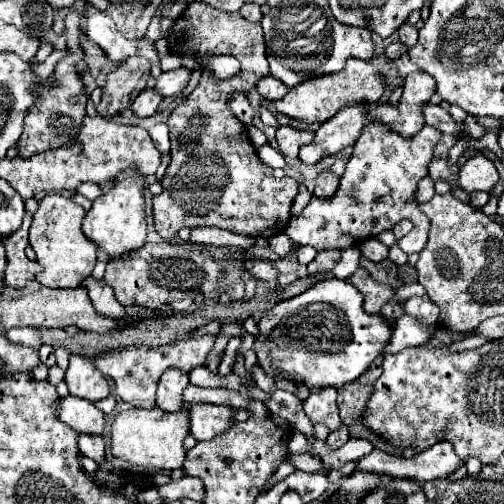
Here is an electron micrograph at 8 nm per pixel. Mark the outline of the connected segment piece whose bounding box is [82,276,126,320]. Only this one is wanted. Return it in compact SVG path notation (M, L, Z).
M90 276L90 278L86 278L82 282L82 286L88 288L88 296L90 296L90 300L92 300L98 314L108 316L112 320L122 320L124 318L126 310L124 310L124 306L120 306L120 302L116 300L116 296L114 296L114 292L112 292L112 288L108 284L104 284L102 280L96 282Z

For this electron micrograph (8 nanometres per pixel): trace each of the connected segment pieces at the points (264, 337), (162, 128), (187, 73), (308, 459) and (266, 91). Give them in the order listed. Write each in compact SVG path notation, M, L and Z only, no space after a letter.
M322 280L308 288L306 292L278 302L270 312L266 312L258 322L260 334L254 342L254 352L258 354L258 364L266 374L282 374L284 378L290 378L294 382L304 382L308 388L324 388L324 386L344 386L348 382L354 382L358 376L362 376L370 364L382 354L386 344L390 342L390 336L394 328L382 318L372 316L364 310L364 296L358 288L354 288L346 280Z
M162 123L154 124L149 129L149 134L154 144L156 144L156 148L162 154L170 151L169 128L167 125L163 125Z
M176 68L170 72L162 72L162 76L156 80L156 90L162 96L180 94L186 88L190 76L192 76L192 70L188 70L188 68Z
M288 452L286 460L294 462L294 466L298 470L306 470L306 472L326 472L326 464L320 458L312 456L312 454L292 454L292 452Z
M264 76L260 82L258 82L258 92L266 98L266 100L278 100L278 98L282 98L286 92L288 92L288 88L286 88L286 84L282 84L280 80L276 80L274 76Z

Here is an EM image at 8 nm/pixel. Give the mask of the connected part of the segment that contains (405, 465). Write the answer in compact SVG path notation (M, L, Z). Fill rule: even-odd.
M438 442L430 446L426 452L416 454L414 458L398 458L384 450L374 450L372 454L364 456L356 462L354 470L362 472L382 472L386 476L400 476L400 478L412 478L420 484L426 484L428 480L434 480L438 476L452 474L460 464L460 458L456 456L452 444Z

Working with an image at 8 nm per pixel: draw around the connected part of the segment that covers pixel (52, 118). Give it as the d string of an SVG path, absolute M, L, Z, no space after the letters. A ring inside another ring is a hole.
M80 44L80 48L68 48L73 51L64 56L56 70L54 70L54 78L58 80L58 86L54 86L52 90L44 90L40 88L40 104L30 108L26 120L24 120L24 132L20 136L20 140L16 142L18 146L18 154L22 158L32 156L34 152L44 152L50 148L58 148L60 144L66 144L66 140L72 140L74 134L78 134L78 128L82 126L82 118L86 114L86 94L84 94L84 86L80 80L80 74L74 72L74 64L83 59L84 53Z

